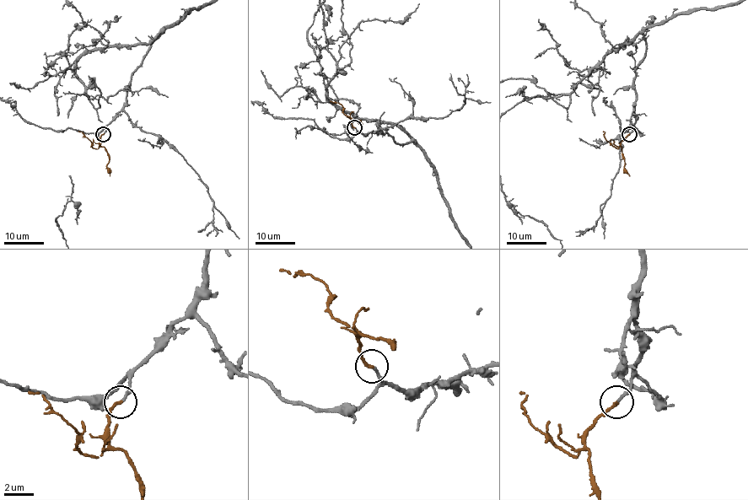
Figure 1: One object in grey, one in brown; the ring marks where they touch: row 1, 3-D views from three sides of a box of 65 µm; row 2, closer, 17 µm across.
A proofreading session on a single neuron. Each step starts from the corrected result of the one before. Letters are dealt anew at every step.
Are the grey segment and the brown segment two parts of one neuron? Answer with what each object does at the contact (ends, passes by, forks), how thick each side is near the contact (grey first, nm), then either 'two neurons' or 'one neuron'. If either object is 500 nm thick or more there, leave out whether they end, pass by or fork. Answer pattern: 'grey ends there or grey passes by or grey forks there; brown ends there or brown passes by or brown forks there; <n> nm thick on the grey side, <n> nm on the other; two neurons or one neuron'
grey ends there; brown ends there; 190 nm thick on the grey side, 240 nm on the other; one neuron

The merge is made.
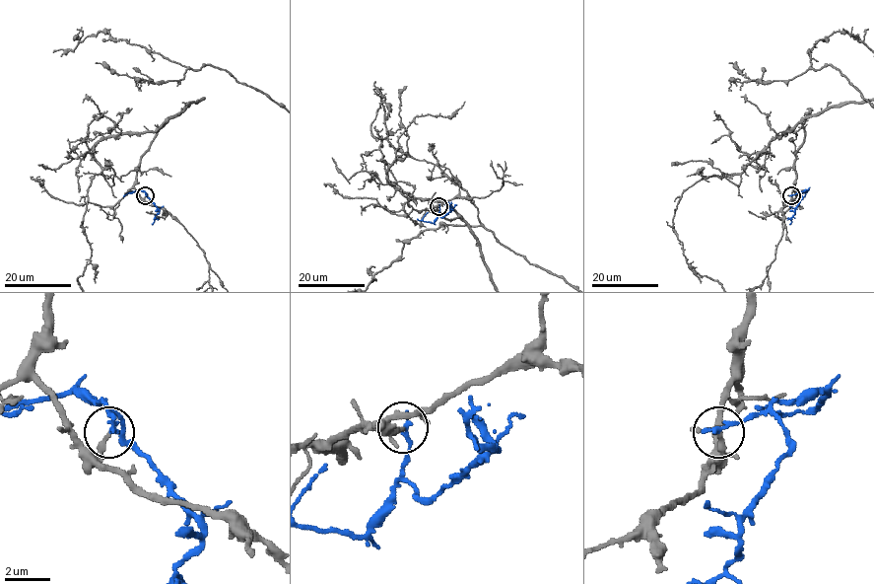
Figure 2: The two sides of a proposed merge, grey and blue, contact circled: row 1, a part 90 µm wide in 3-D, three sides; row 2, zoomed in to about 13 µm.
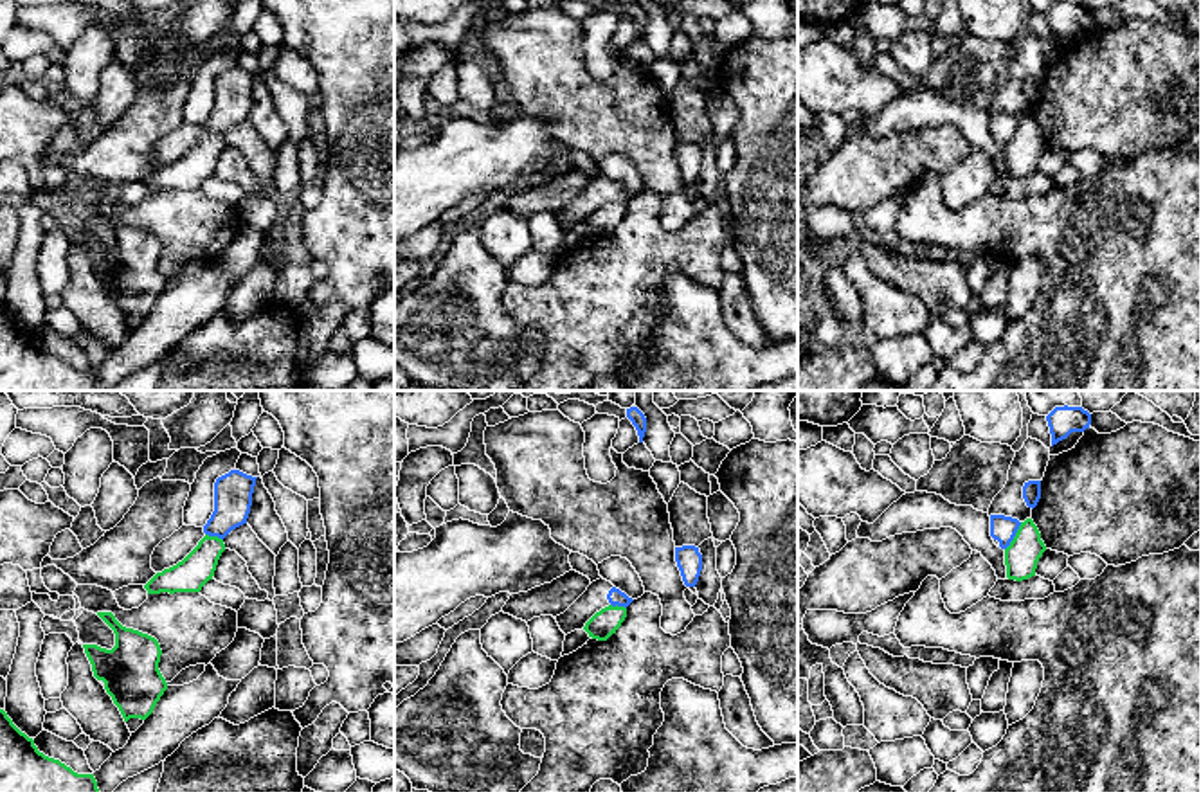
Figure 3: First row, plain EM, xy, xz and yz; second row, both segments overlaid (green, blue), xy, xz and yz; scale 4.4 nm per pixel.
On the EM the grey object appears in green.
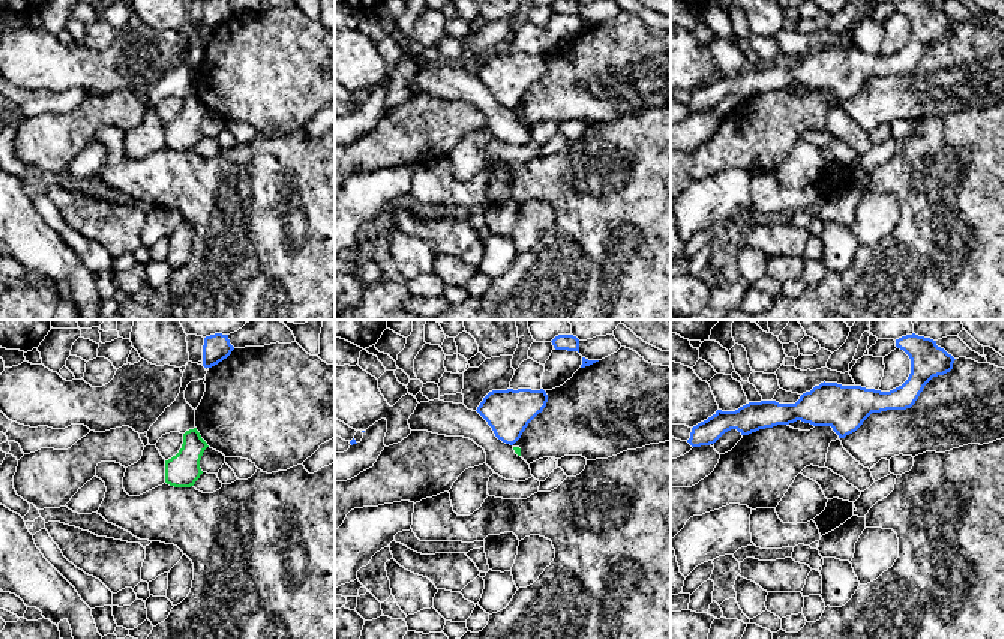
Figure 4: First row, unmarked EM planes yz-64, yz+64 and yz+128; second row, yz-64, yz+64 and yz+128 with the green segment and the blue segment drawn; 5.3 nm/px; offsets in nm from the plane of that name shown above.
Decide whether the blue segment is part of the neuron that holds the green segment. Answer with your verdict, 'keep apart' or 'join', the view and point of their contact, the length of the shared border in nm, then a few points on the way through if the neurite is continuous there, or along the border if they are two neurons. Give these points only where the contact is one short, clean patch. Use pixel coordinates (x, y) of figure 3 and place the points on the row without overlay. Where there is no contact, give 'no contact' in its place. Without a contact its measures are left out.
keep apart; meets green in yz at (1014, 134); contact 150 nm long; border along yz (1021, 119), (1005, 146)

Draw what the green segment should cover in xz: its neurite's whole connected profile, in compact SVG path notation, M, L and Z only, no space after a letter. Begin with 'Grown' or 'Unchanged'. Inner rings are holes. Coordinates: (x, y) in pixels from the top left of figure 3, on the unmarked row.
Unchanged. M605 203L600 209L596 209L583 223L583 227L589 230L589 234L598 238L607 238L616 227L621 223L621 220L627 214L625 203Z

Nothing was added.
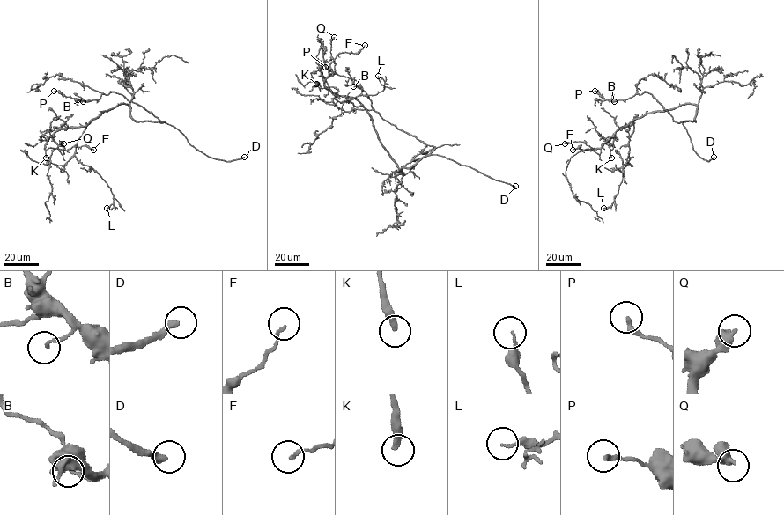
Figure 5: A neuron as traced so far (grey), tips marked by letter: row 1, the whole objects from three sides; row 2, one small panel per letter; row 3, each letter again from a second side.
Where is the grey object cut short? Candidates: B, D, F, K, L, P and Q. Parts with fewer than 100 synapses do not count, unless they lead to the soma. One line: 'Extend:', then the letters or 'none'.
Extend: D

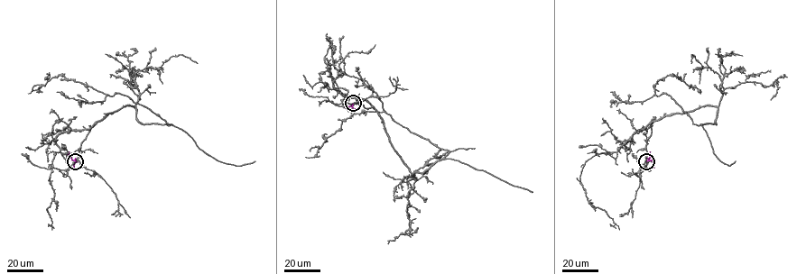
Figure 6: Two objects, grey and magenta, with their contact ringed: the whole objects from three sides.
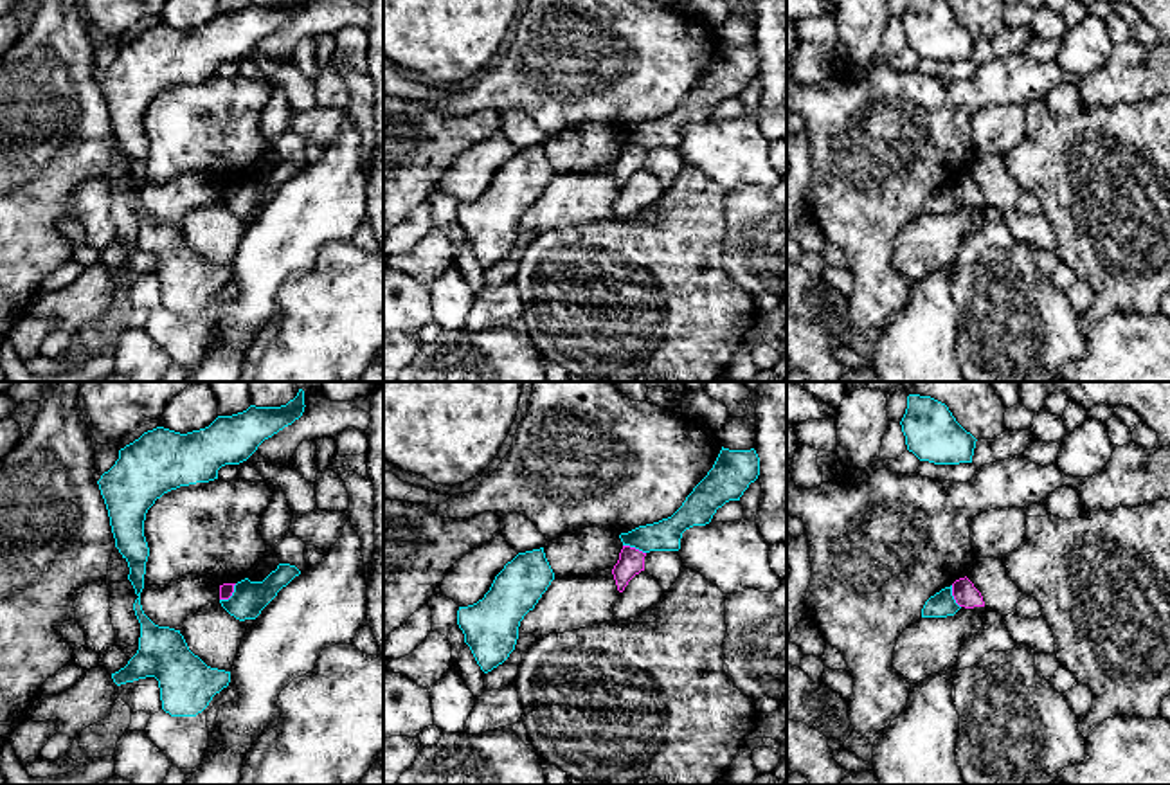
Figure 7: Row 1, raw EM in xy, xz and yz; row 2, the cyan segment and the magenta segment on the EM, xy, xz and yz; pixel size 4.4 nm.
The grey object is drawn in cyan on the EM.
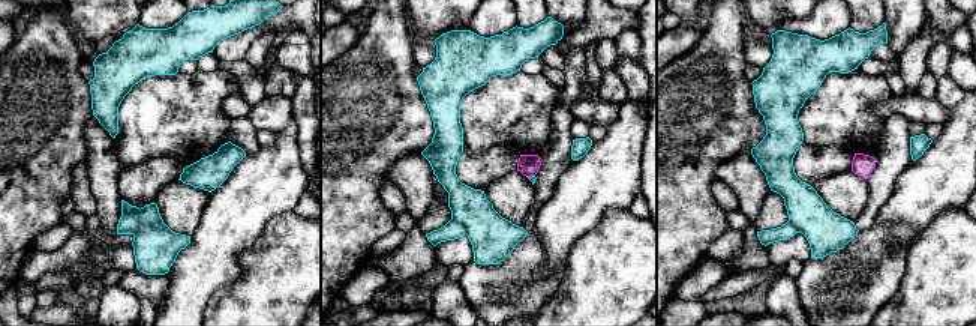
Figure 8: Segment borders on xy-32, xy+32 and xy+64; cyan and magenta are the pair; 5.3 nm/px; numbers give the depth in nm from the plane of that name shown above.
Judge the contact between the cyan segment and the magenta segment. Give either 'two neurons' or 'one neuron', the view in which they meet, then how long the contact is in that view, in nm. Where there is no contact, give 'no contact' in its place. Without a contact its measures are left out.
two neurons; meets cyan in xy; contact 110 nm long

